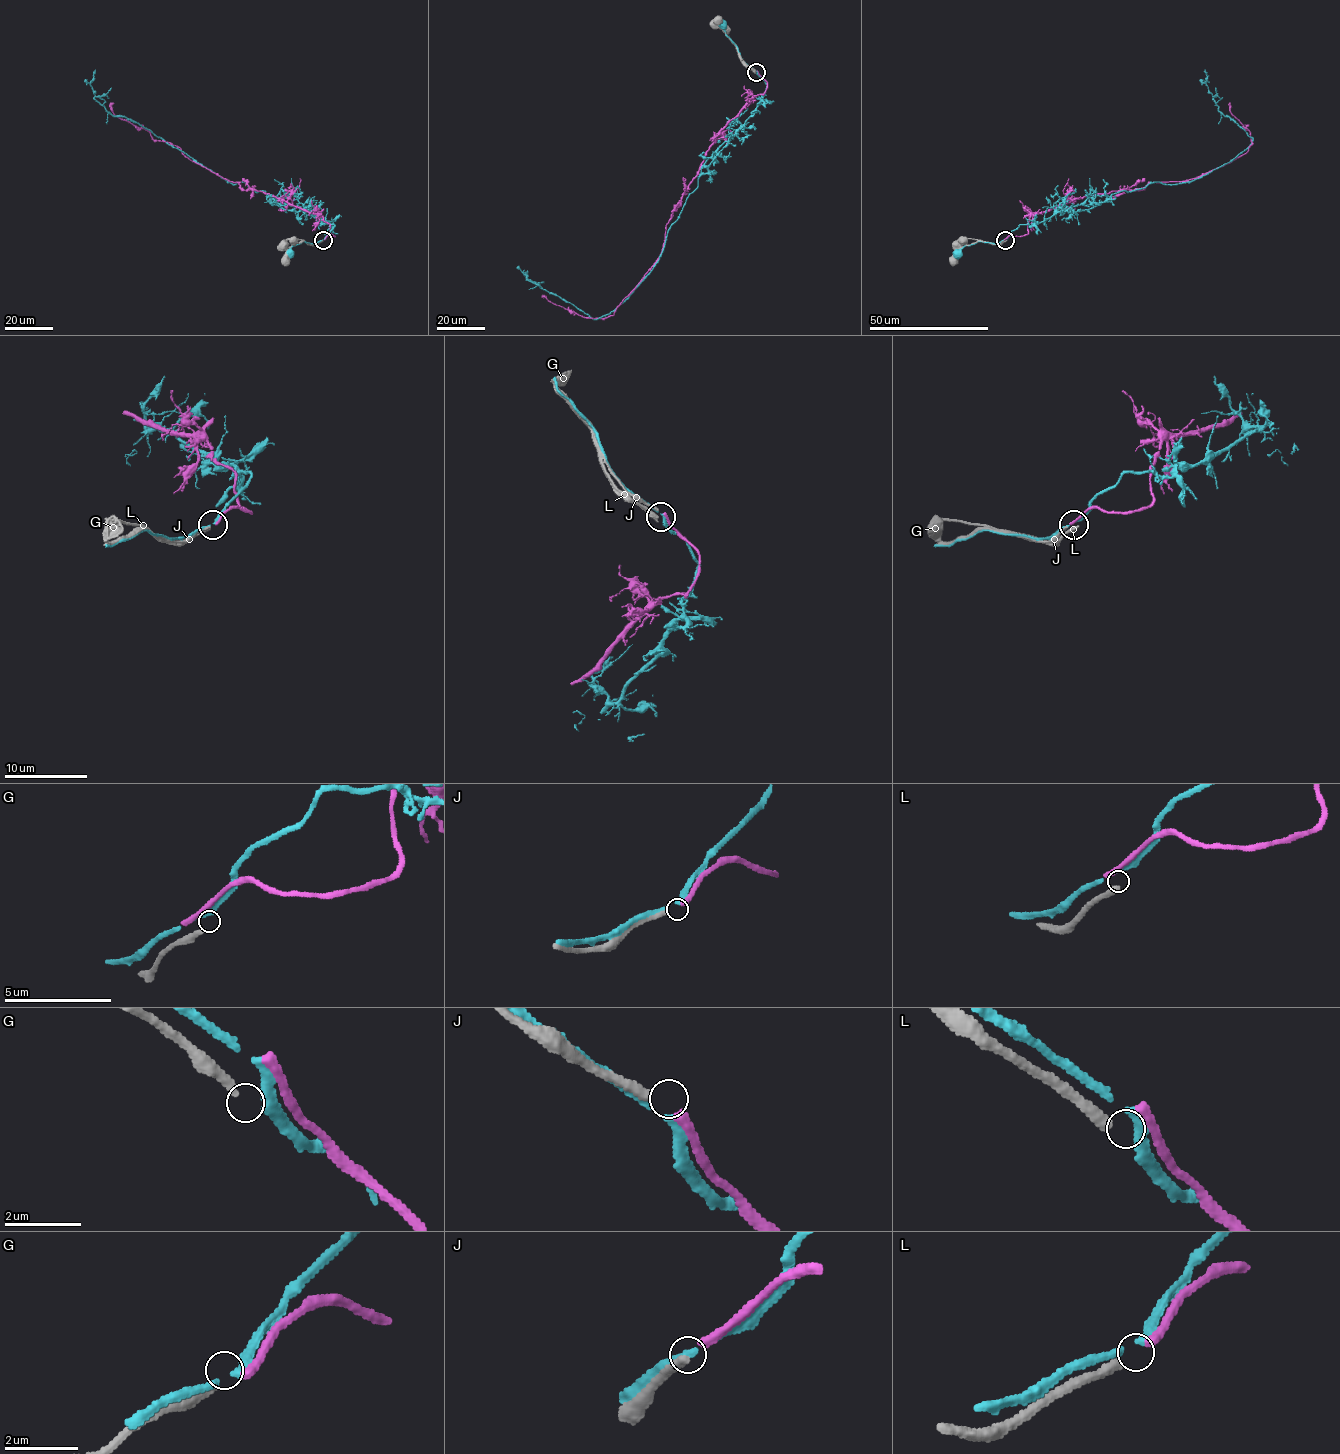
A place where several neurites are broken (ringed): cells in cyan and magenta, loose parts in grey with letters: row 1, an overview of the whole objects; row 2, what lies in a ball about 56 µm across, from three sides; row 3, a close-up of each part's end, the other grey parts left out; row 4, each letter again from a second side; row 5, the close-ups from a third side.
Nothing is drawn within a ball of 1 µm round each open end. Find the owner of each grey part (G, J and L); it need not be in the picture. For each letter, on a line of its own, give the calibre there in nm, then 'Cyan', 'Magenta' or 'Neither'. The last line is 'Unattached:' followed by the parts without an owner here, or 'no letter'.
G: Thickness 240 nm. Neither
J: Thickness 240 nm. Magenta
L: Thickness 300 nm. Neither
Unattached: G, L

